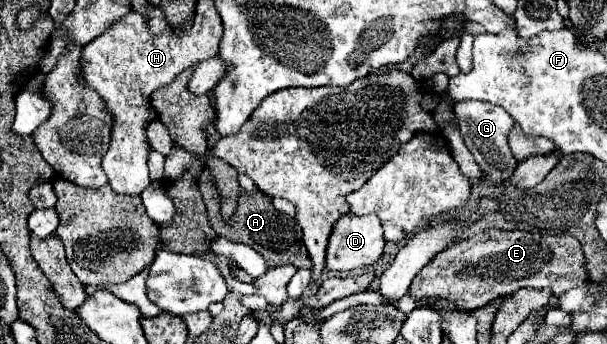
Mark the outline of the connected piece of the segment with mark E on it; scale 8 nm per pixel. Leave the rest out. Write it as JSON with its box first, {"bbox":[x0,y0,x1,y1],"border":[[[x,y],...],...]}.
{"bbox":[409,230,587,310],"border":[[[485,230],[467,240],[439,252],[413,280],[409,296],[421,306],[429,306],[435,298],[449,300],[461,310],[481,308],[491,300],[511,294],[519,288],[545,288],[549,286],[555,296],[565,294],[569,288],[581,284],[587,276],[583,266],[581,244],[569,236],[543,236],[523,230]]]}

